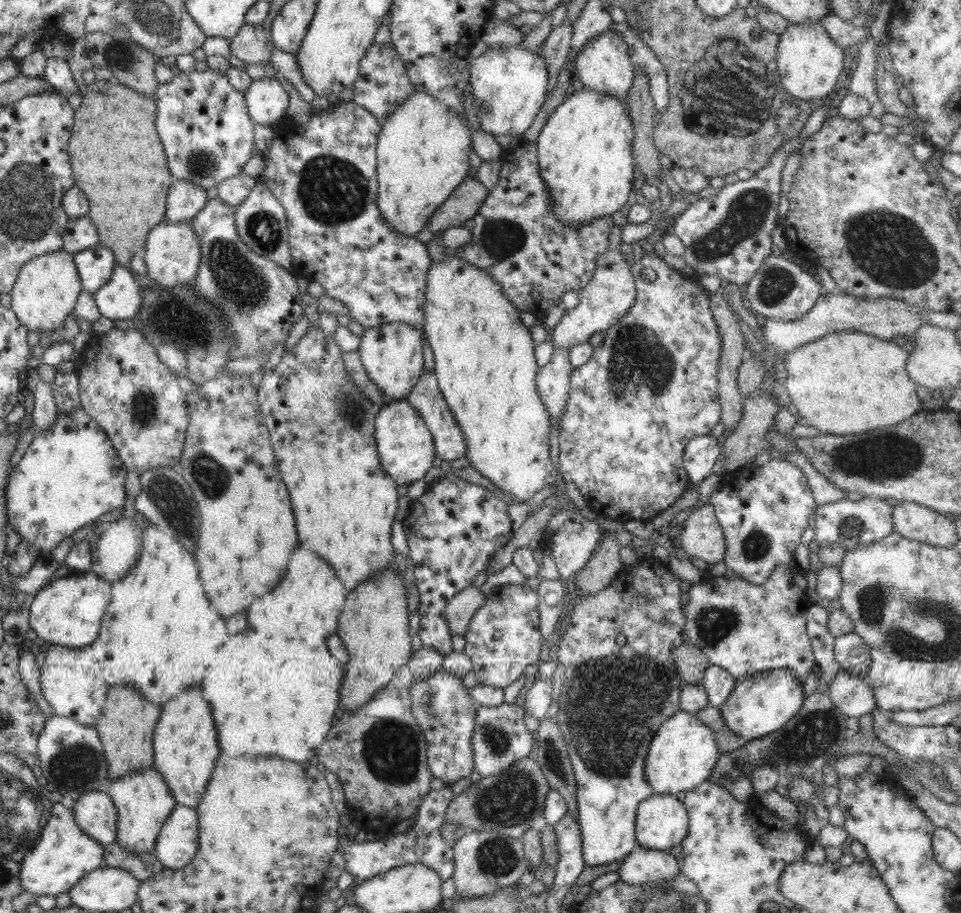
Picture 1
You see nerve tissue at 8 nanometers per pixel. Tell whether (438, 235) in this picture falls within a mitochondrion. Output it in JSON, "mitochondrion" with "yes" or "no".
{"mitochondrion":"no"}

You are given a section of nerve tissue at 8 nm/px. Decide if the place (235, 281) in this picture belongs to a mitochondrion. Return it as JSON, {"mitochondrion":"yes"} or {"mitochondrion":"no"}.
{"mitochondrion":"yes"}

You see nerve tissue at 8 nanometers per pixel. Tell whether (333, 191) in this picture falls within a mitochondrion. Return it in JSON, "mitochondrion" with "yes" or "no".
{"mitochondrion":"yes"}

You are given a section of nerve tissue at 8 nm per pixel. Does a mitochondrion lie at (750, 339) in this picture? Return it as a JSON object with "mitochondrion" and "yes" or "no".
{"mitochondrion":"no"}

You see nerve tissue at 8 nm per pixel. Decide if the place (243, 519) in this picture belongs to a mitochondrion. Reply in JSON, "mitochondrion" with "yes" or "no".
{"mitochondrion":"no"}

